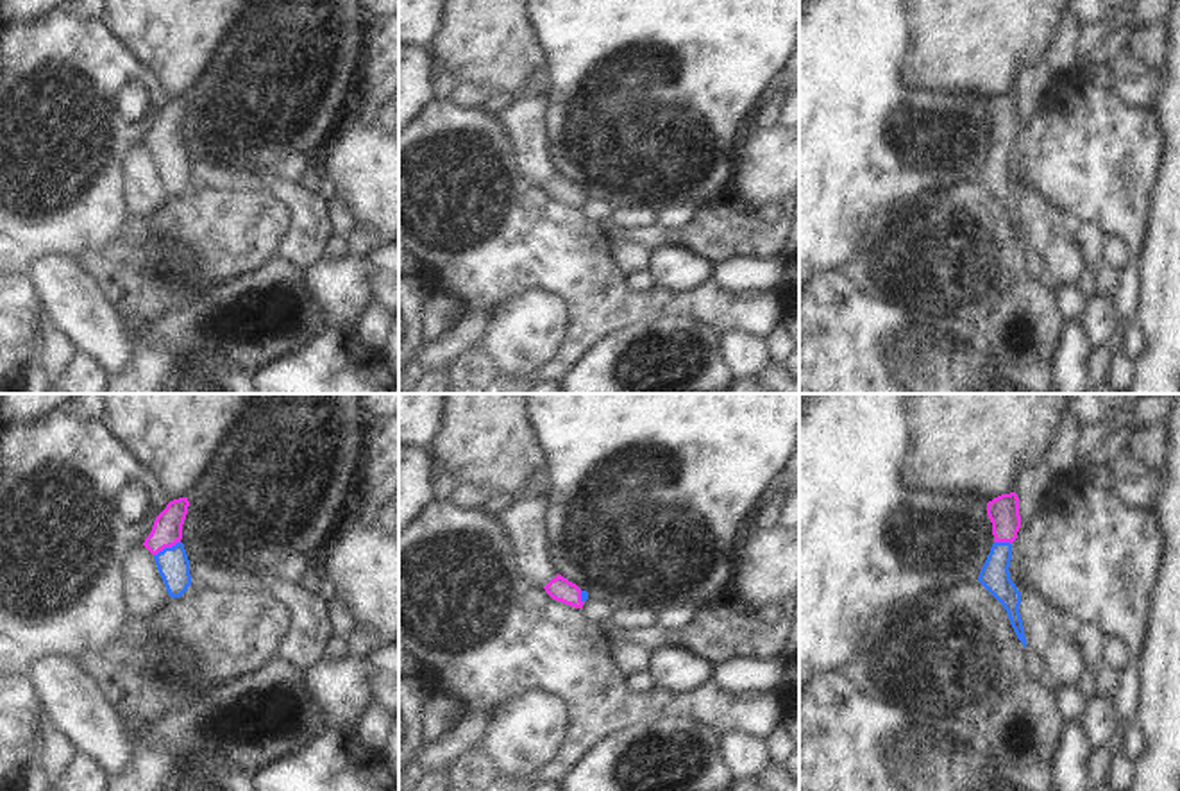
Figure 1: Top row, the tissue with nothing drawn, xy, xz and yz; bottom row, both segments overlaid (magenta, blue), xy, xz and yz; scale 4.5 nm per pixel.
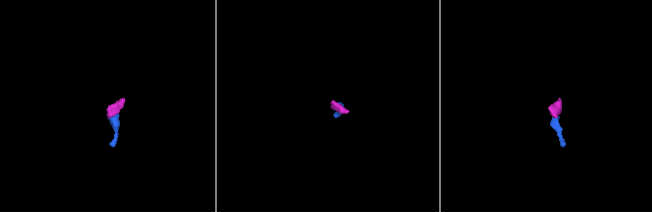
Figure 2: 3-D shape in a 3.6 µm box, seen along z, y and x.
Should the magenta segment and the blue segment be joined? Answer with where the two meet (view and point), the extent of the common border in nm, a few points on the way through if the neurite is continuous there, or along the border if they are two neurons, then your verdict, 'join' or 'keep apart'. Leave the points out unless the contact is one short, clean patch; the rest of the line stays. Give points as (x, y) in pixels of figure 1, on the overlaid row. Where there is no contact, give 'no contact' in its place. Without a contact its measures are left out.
meets magenta in xy at (167, 546); contact 140 nm long; runs through xy (167, 530), (167, 546), (172, 562); join

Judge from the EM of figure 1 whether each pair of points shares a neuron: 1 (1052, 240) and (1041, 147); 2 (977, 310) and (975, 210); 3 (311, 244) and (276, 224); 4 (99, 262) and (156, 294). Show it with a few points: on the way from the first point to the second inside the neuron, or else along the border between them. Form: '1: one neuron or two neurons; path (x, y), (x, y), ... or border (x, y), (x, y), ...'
1: two neurons; border (1014, 172), (1021, 187), (1041, 192), (1070, 221)
2: one neuron; path (973, 285), (973, 235)
3: two neurons; border (283, 195), (294, 213), (294, 229), (276, 256)
4: one neuron; path (113, 265), (129, 269), (142, 280)

